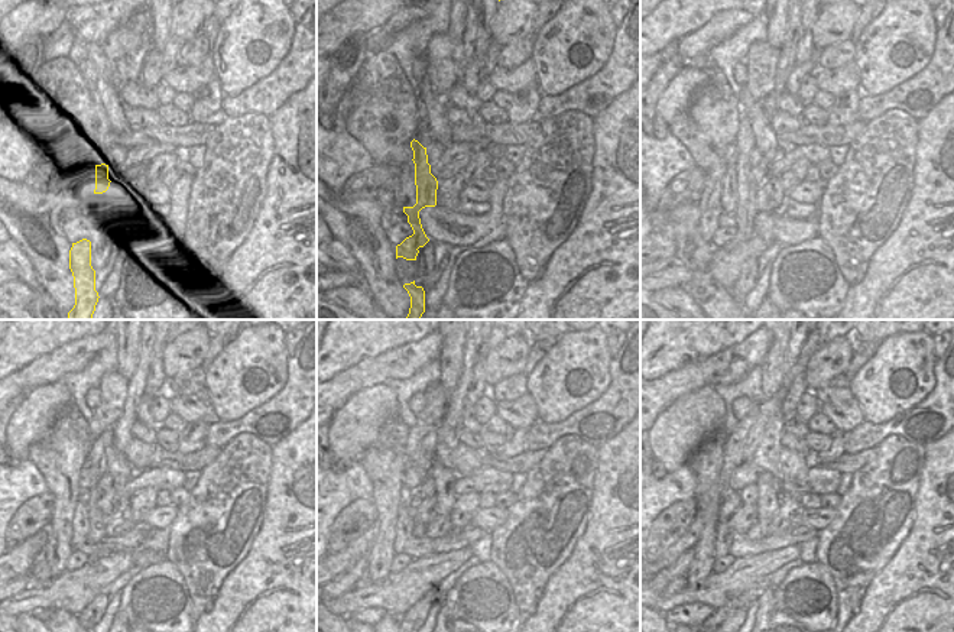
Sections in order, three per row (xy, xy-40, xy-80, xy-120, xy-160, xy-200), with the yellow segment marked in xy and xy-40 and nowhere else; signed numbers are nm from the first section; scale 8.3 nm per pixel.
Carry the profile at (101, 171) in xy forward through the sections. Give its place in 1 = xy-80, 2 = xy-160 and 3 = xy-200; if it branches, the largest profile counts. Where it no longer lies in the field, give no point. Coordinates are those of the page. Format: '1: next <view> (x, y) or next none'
1: next xy-80 (746, 210)
2: next xy-160 (424, 457)
3: next xy-200 (768, 408)

